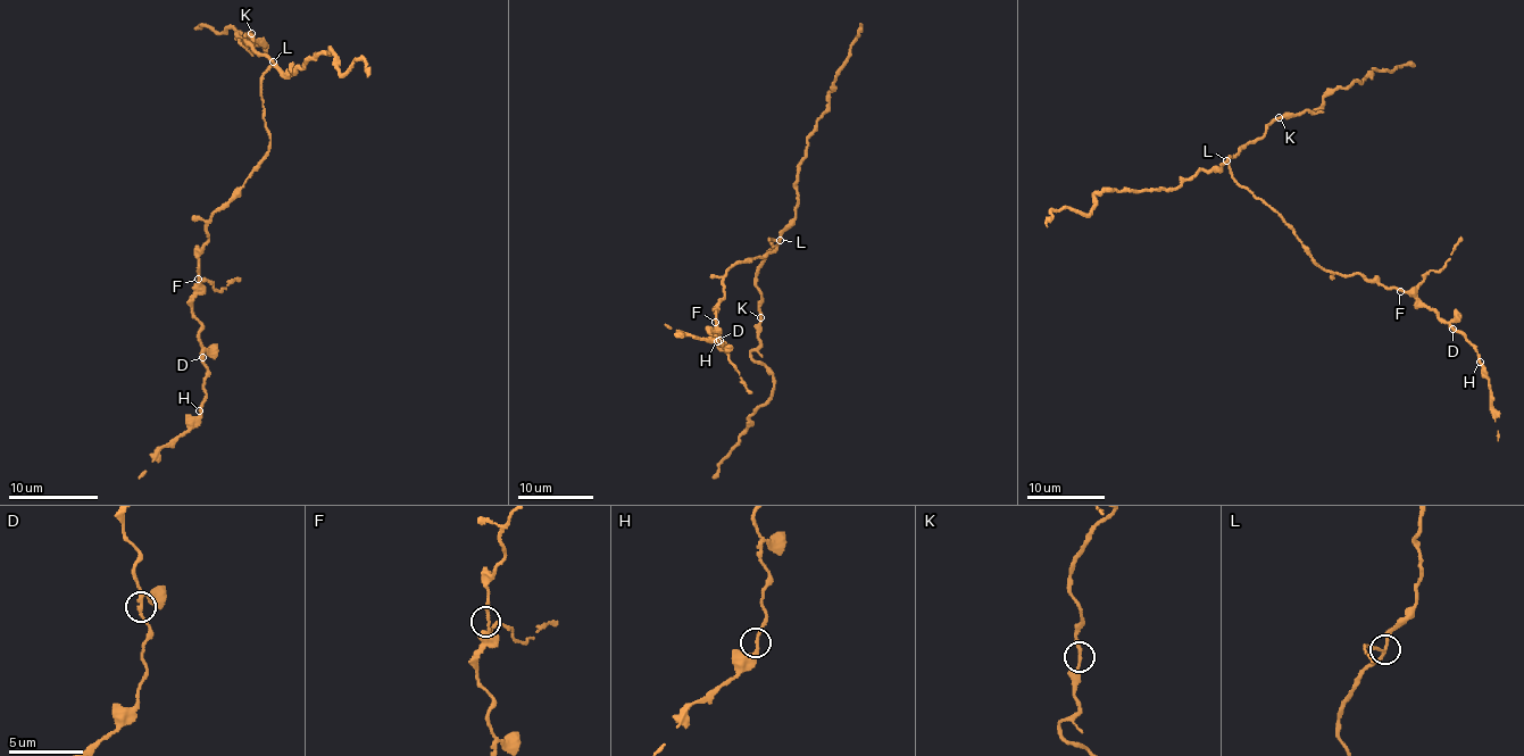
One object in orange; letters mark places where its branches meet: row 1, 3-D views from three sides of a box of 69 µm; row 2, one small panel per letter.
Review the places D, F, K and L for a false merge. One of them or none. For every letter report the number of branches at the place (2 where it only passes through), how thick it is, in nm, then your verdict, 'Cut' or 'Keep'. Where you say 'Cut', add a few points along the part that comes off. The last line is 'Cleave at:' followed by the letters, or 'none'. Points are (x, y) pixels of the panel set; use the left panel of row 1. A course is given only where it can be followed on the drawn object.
D: Branches: 3. Thickness 170 nm. Keep
F: Branches: 2. Thickness 180 nm. Keep
K: Branches: 2. Thickness 240 nm. Keep
L: Branches: 3. Thickness 180 nm. Keep
Cleave at: none

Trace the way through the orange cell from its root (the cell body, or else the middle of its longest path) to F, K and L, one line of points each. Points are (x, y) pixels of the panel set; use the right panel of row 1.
F: (1271, 208), (1312, 259), (1327, 272), (1360, 273), (1400, 291)
K: (1271, 208), (1238, 183), (1227, 165), (1227, 157), (1249, 142), (1259, 140), (1265, 126), (1279, 117)
L: (1271, 208), (1238, 183), (1226, 160)

